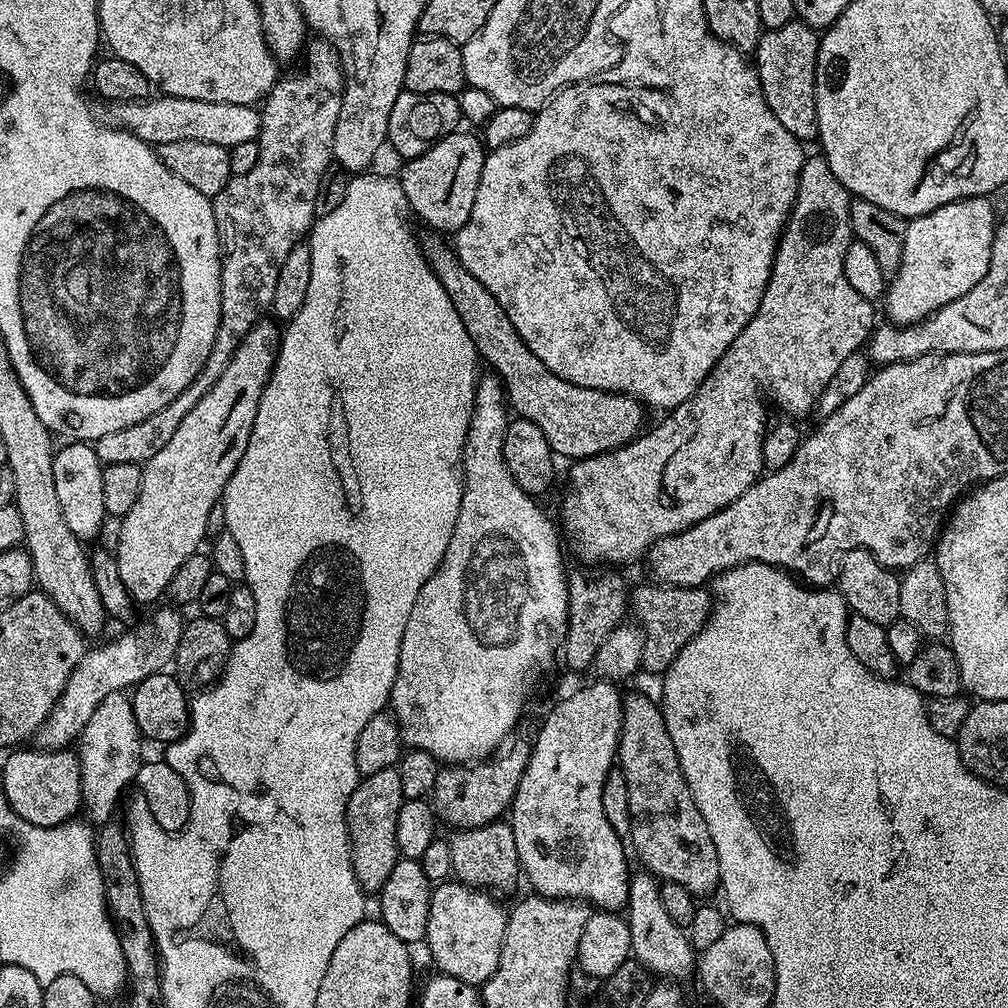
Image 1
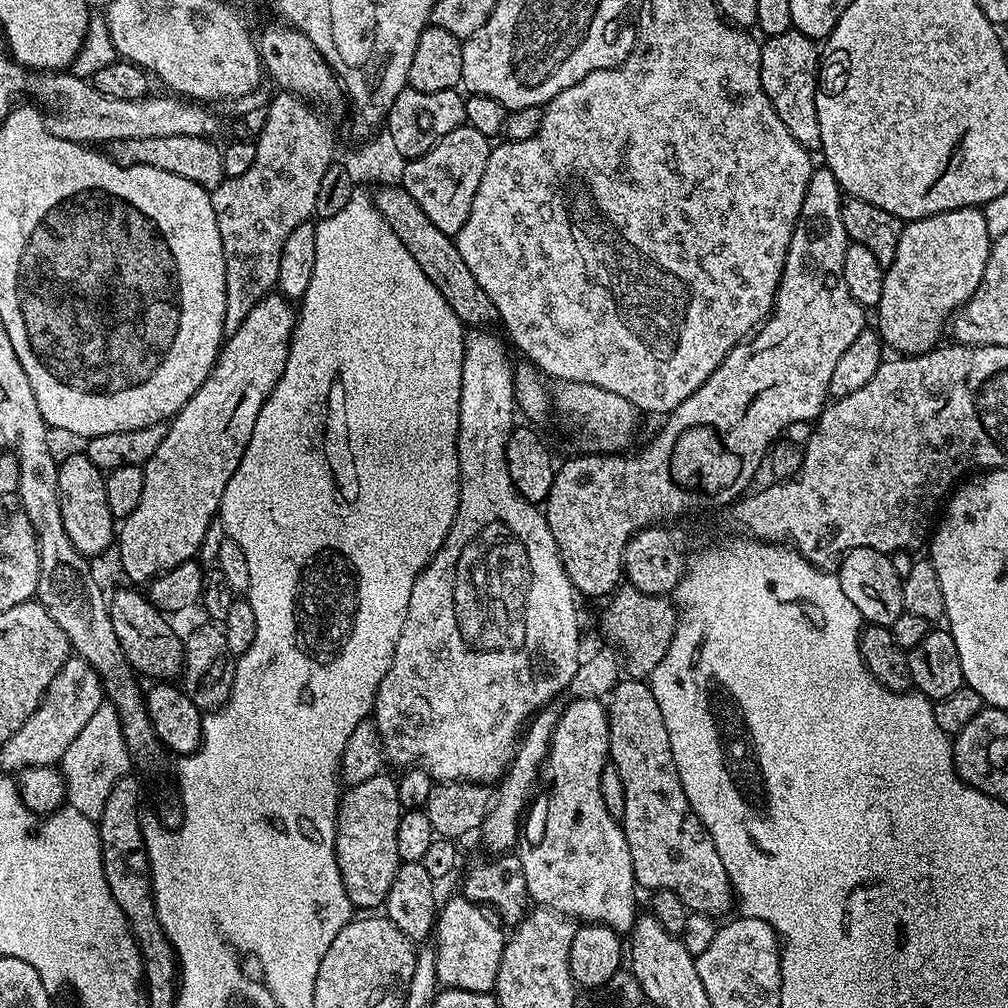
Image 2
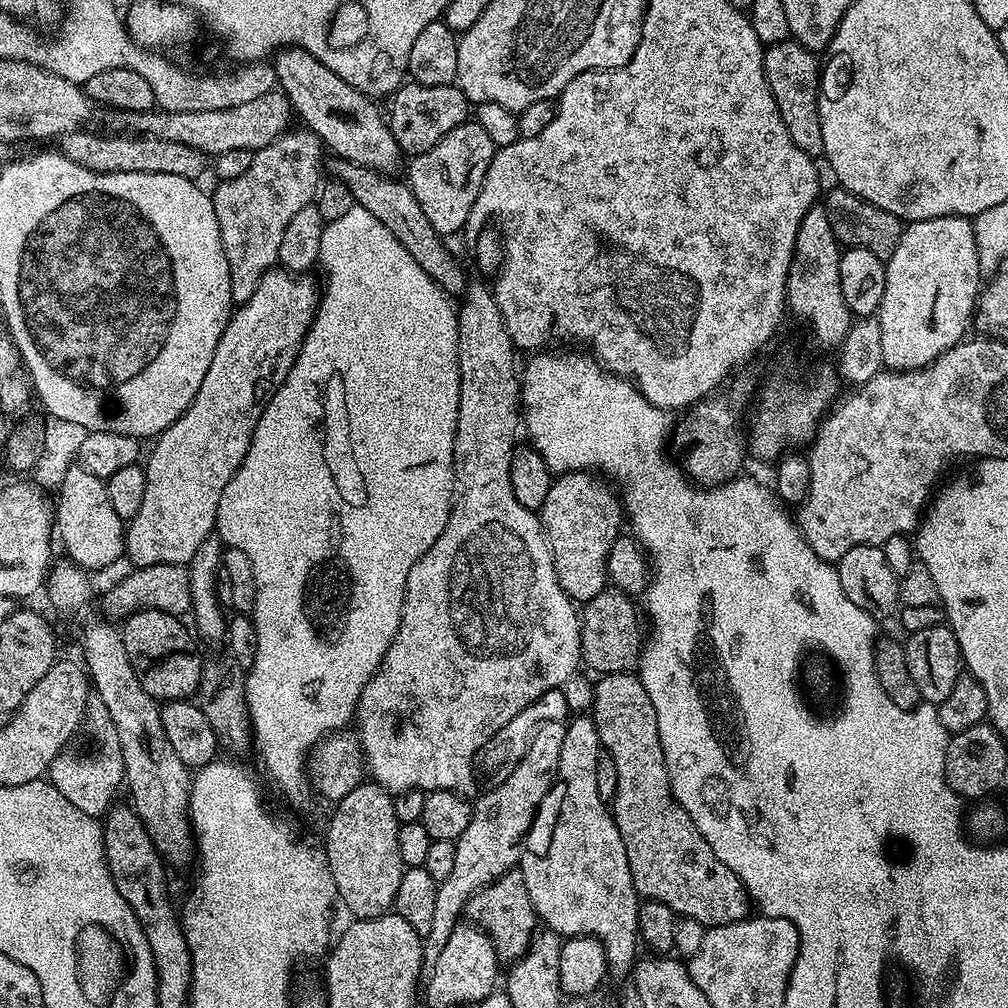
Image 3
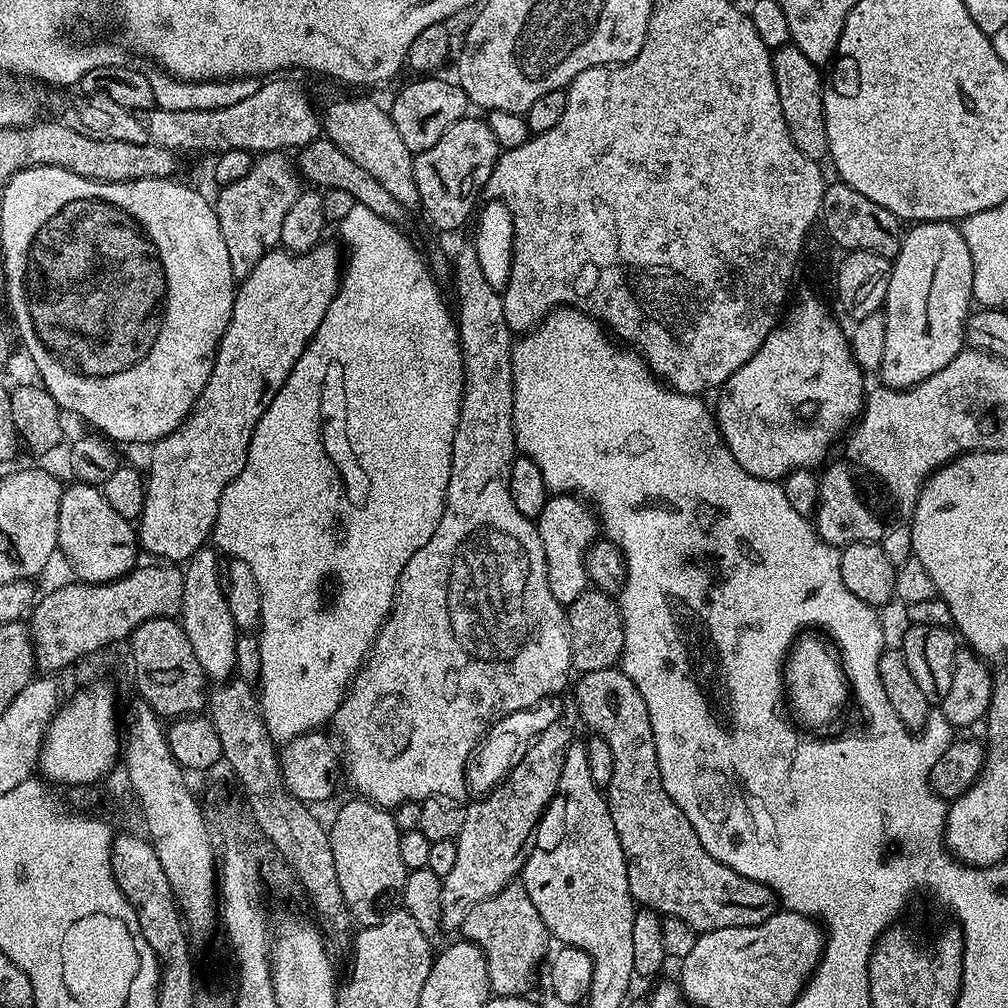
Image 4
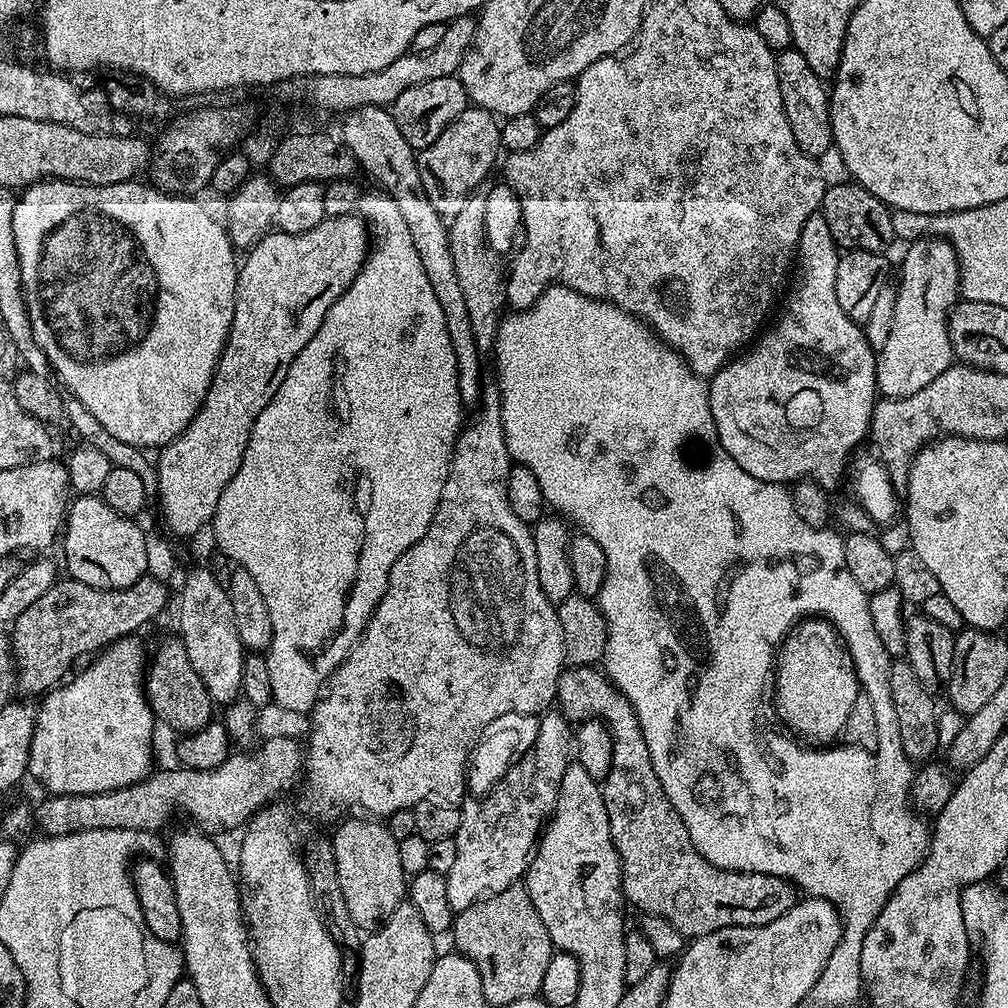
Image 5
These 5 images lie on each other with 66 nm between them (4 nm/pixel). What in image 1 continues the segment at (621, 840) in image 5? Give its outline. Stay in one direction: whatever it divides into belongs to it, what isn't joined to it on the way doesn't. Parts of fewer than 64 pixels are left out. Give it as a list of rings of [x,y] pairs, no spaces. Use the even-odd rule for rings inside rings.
[[[632,696],[624,700],[620,744],[616,748],[616,755],[618,767],[626,774],[626,786],[630,790],[630,848],[636,851],[637,858],[644,863],[641,865],[661,881],[669,880],[678,882],[678,886],[686,886],[686,890],[690,890],[697,898],[704,898],[707,892],[717,891],[720,888],[718,850],[714,850],[714,838],[710,838],[706,818],[702,818],[690,794],[690,786],[680,769],[674,742],[670,742],[670,730],[666,730],[664,713],[657,701],[655,704],[648,696]]]

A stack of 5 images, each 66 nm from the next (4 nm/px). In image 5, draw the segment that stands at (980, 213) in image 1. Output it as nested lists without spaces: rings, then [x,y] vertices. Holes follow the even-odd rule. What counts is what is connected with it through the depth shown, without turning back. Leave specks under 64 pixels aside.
[[[939,238],[913,240],[907,248],[896,288],[890,339],[878,349],[876,357],[876,387],[881,397],[890,400],[918,394],[922,386],[930,386],[938,374],[954,363],[948,314],[960,296],[960,263],[956,252],[948,241]]]

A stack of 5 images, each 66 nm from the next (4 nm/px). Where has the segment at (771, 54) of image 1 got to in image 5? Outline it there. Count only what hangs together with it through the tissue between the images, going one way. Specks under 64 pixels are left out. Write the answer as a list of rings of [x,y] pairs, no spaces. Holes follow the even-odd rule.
[[[793,47],[777,55],[776,69],[778,90],[782,90],[782,106],[786,110],[786,122],[790,122],[794,142],[807,156],[818,158],[826,154],[826,150],[830,150],[834,145],[830,92],[825,81],[820,80],[818,74],[814,74],[814,70],[810,70],[806,58],[802,58],[802,54],[798,54],[798,50]]]

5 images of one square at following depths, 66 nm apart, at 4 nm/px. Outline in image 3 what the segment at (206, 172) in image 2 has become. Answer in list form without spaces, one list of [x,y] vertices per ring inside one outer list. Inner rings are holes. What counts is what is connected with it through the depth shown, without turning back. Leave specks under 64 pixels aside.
[[[81,130],[59,137],[58,148],[70,162],[95,172],[137,172],[138,174],[178,174],[178,178],[199,181],[210,160],[192,146],[150,135],[103,134]]]

